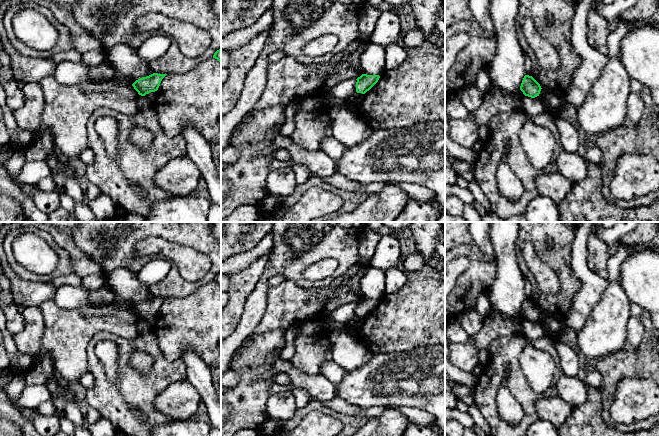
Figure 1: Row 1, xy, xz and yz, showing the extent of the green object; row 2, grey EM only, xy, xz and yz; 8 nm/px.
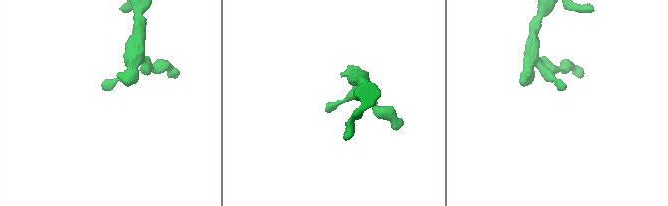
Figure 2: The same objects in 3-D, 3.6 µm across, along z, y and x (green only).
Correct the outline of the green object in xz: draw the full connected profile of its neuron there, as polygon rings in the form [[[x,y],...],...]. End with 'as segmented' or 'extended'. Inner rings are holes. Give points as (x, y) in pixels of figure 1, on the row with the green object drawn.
[[[362,74],[356,79],[356,92],[365,94],[378,82],[379,78],[379,75]]] | as segmented

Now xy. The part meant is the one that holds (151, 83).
[[[153,73],[149,76],[142,77],[142,78],[136,80],[132,84],[132,86],[138,92],[139,95],[145,96],[146,94],[148,94],[150,92],[157,91],[159,86],[160,86],[162,79],[166,75],[167,74]]] | as segmented

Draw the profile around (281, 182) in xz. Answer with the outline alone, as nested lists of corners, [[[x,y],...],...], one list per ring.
[[[292,167],[270,171],[267,175],[266,186],[271,195],[287,197],[293,194],[297,183]]]

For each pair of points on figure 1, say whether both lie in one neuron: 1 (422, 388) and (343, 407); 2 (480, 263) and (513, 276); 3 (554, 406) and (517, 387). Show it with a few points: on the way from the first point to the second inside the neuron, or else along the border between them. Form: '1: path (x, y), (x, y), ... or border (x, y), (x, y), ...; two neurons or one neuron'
1: border (337, 394), (352, 404), (361, 407), (376, 407); two neurons
2: border (495, 258), (496, 274), (490, 292); two neurons
3: border (540, 396), (535, 402), (535, 410), (538, 417); two neurons

